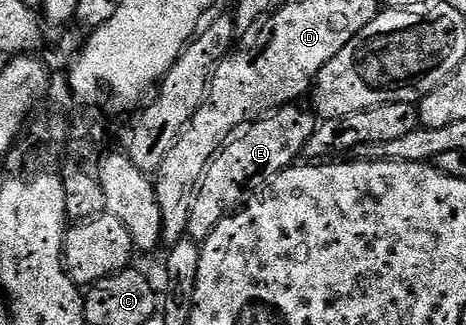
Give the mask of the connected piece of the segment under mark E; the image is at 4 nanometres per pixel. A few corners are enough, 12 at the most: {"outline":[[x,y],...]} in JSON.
{"outline":[[284,105],[219,150],[189,211],[207,241],[303,157],[317,117]]}

